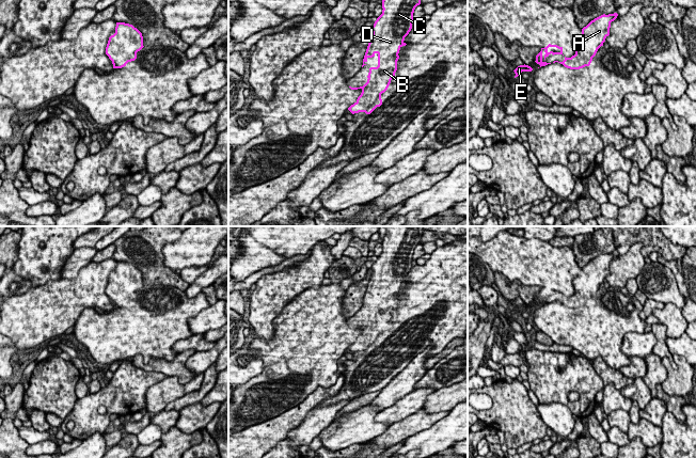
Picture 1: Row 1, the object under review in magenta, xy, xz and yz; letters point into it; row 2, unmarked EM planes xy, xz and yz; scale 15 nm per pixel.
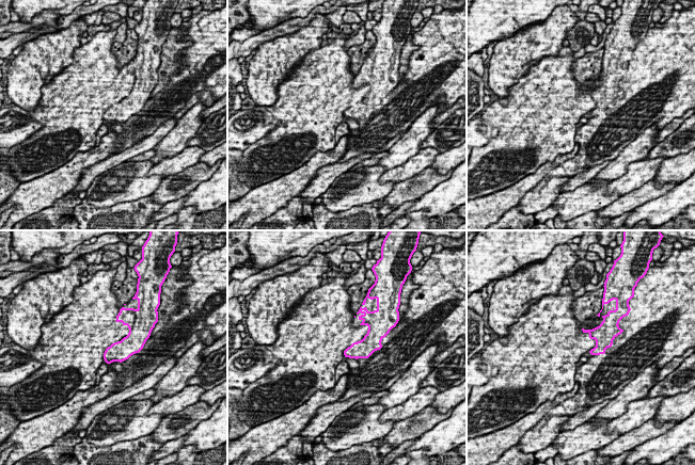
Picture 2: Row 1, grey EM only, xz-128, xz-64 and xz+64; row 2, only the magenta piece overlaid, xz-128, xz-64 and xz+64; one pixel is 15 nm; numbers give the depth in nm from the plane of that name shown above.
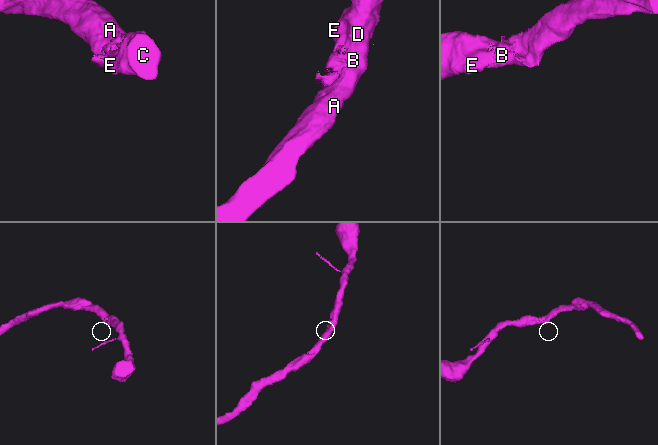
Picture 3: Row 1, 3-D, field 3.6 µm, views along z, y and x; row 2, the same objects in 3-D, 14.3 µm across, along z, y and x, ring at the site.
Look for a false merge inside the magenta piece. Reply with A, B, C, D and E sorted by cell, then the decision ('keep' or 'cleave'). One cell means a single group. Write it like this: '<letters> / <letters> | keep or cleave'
A B C D E | keep

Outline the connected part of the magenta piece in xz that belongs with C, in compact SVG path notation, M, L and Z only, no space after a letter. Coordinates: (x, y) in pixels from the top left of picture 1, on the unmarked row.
M387 226L385 236L382 239L382 253L377 257L371 266L371 277L369 279L364 298L363 304L366 304L368 297L378 294L378 305L370 306L367 315L367 321L360 327L351 327L351 329L361 328L362 332L358 336L357 341L351 344L348 349L354 353L359 351L365 351L370 353L377 346L382 344L381 333L384 332L392 317L397 310L397 300L399 298L399 289L407 283L404 281L405 277L412 268L413 252L417 244L421 243L421 238L424 233L423 226Z

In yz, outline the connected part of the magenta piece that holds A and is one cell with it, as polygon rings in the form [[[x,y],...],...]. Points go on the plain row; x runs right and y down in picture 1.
[[[617,252],[603,253],[591,259],[582,268],[582,273],[573,279],[575,294],[571,297],[565,296],[565,299],[558,302],[570,309],[589,305],[598,288],[603,285],[605,278],[610,274],[611,262],[617,255]]]

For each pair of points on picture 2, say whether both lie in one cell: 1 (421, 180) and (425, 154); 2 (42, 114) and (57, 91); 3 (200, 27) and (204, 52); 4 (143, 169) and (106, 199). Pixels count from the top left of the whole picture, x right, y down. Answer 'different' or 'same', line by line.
1: different
2: same
3: same
4: same

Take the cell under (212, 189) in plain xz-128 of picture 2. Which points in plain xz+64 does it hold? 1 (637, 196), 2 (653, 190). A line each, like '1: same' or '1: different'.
1: different
2: different

